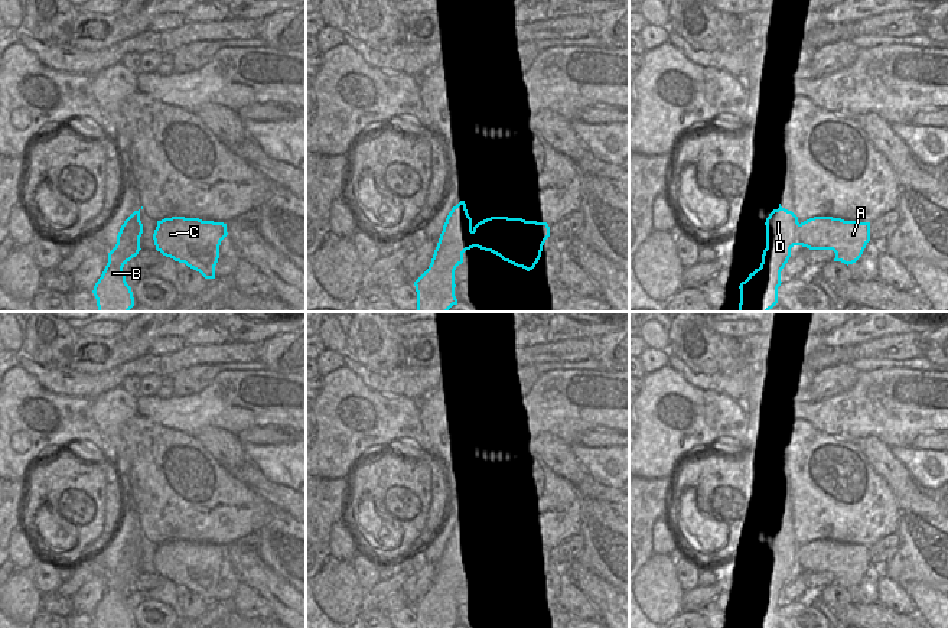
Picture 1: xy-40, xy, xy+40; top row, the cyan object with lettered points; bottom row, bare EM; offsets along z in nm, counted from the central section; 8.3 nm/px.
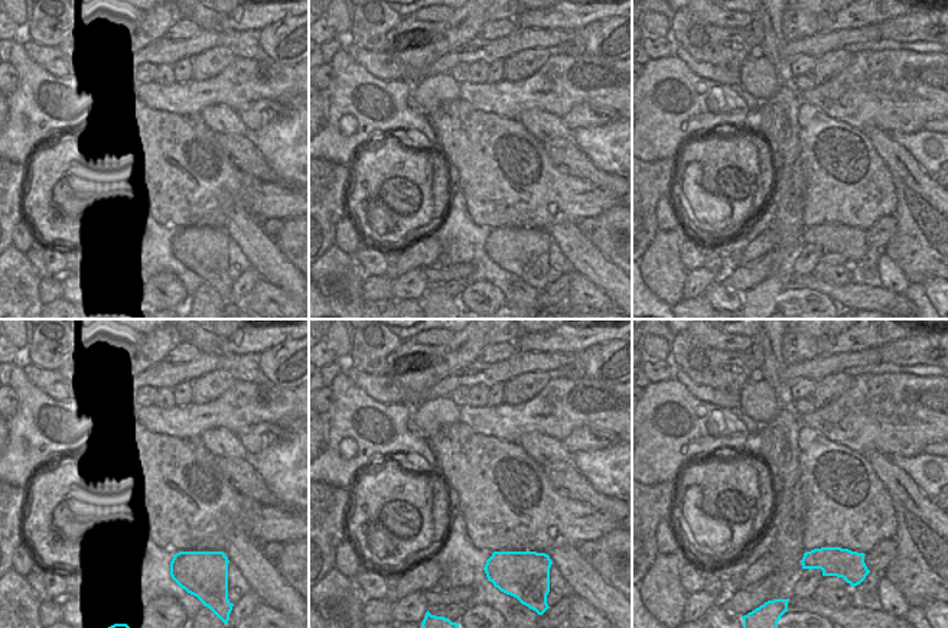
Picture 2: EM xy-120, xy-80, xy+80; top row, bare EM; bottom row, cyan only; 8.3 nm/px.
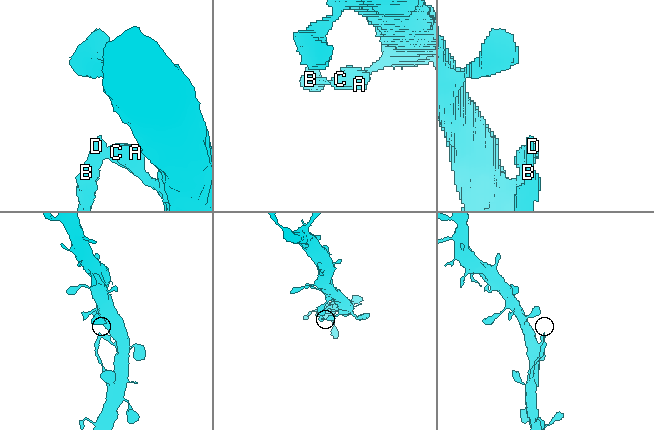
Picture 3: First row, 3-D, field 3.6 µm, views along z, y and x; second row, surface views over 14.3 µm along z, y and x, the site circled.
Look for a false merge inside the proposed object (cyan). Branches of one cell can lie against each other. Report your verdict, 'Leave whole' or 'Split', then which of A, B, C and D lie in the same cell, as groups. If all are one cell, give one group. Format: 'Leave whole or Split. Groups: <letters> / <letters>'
Split. Groups: A C / B D

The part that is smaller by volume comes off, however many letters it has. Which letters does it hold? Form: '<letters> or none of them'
B, D

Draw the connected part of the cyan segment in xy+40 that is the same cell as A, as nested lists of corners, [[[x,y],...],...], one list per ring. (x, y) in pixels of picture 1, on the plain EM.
[[[814,540],[798,549],[798,563],[809,573],[833,573],[834,585],[856,586],[870,564],[870,546]]]

